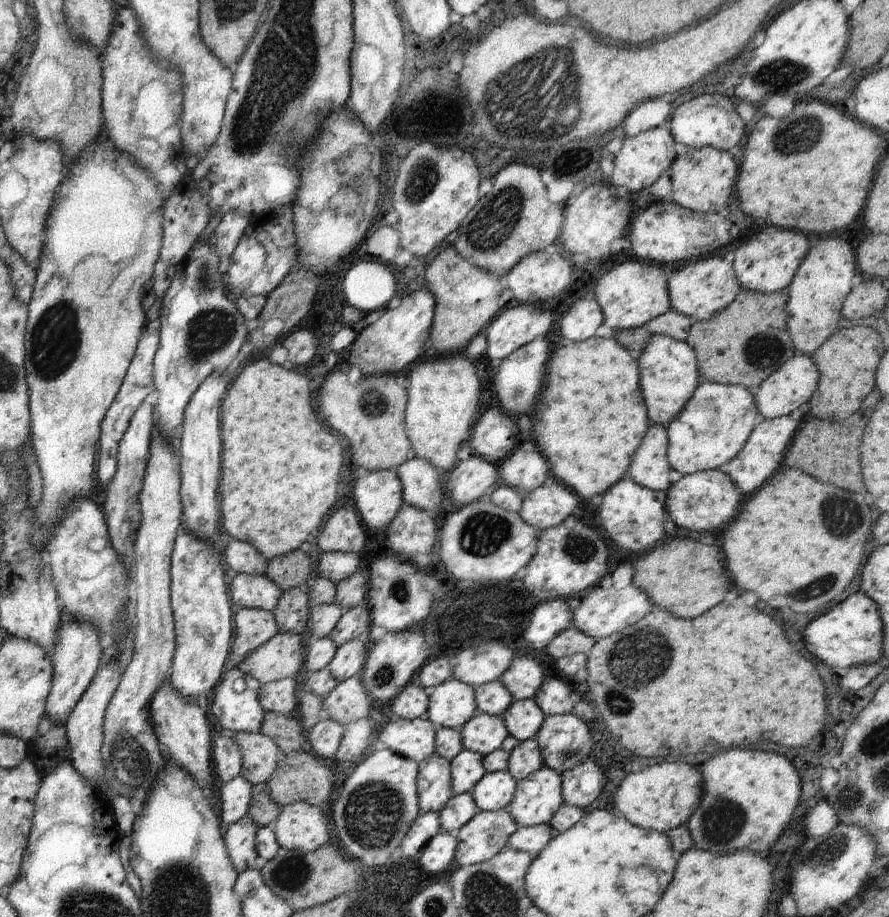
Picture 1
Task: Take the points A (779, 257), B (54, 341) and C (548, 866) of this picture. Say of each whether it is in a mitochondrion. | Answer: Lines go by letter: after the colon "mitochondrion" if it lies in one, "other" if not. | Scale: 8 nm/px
A: other
B: mitochondrion
C: other

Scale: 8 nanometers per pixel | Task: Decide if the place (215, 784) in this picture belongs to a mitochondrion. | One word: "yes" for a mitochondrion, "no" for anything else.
no

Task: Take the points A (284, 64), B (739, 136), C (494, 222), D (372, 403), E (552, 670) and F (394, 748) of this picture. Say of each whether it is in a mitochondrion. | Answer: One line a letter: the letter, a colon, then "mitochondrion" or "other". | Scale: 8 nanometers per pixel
A: mitochondrion
B: other
C: mitochondrion
D: mitochondrion
E: other
F: other

